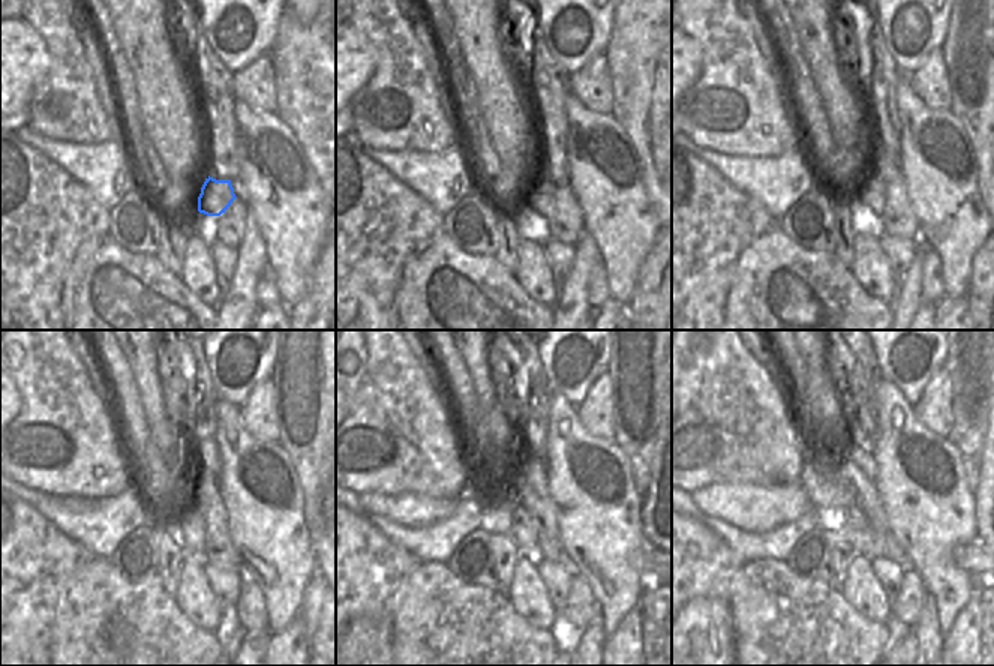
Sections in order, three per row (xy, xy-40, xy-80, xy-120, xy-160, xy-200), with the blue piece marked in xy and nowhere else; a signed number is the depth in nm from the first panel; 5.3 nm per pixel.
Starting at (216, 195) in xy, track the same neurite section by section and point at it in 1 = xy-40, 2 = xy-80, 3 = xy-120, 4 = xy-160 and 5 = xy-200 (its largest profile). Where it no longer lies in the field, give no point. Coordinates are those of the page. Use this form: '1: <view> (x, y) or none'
1: xy-40 (541, 194)
2: xy-80 (871, 194)
3: xy-120 (189, 528)
4: xy-160 (522, 531)
5: xy-200 (855, 516)

